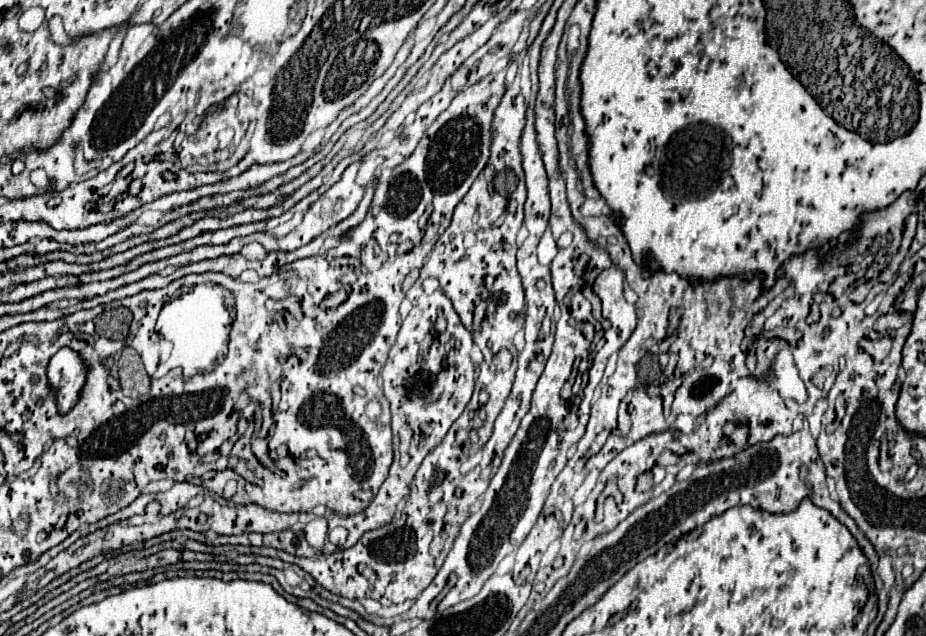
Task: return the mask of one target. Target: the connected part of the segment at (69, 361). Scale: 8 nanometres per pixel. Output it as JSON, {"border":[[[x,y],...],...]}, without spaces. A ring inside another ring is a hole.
{"border":[[[62,347],[50,359],[48,379],[50,379],[50,385],[56,389],[60,413],[66,413],[76,405],[78,393],[84,385],[84,371],[86,371],[86,365],[68,347]]]}

